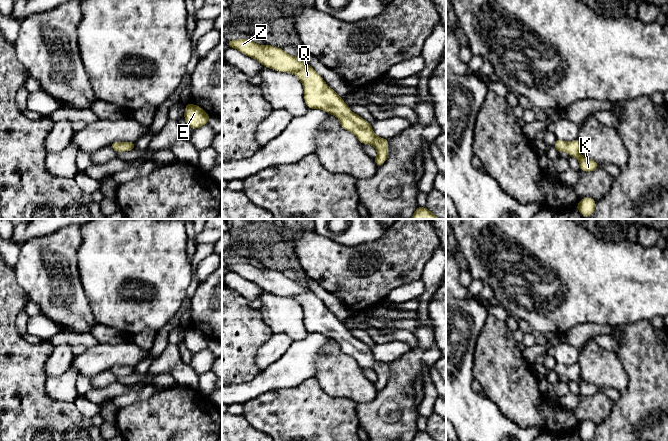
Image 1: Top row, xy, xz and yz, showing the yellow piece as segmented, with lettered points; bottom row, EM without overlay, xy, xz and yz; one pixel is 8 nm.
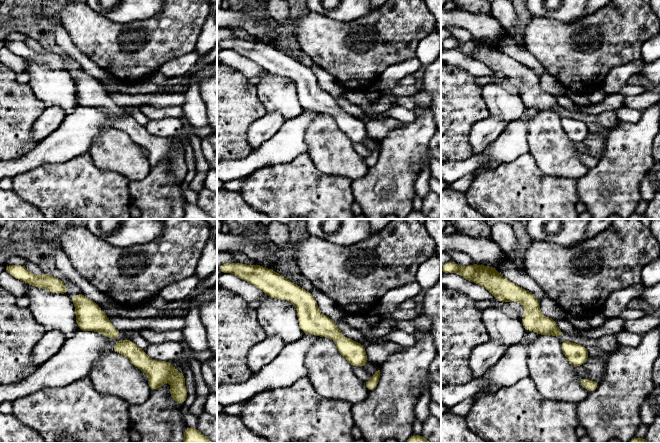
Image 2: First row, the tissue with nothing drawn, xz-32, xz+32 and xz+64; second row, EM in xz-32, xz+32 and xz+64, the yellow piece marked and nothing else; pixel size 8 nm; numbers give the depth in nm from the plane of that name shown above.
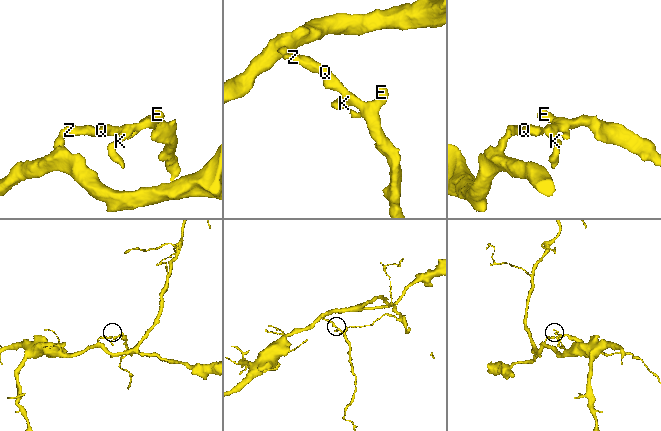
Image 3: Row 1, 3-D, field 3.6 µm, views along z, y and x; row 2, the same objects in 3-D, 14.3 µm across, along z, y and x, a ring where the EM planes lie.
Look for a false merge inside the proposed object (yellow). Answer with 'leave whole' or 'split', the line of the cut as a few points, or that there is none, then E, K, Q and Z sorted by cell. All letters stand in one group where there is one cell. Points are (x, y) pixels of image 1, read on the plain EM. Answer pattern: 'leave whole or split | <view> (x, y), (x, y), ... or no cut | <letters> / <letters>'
leave whole | no cut | E K Q Z

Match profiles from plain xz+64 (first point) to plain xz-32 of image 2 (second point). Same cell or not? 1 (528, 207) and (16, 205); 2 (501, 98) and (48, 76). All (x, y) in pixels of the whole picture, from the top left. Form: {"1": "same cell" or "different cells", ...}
{"1": "different cells", "2": "same cell"}

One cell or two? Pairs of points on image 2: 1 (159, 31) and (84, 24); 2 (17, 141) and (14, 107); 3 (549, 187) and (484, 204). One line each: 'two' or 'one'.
1: one
2: one
3: one

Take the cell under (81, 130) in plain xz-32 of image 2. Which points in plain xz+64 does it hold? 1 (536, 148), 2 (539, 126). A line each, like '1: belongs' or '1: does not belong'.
1: does not belong
2: does not belong

